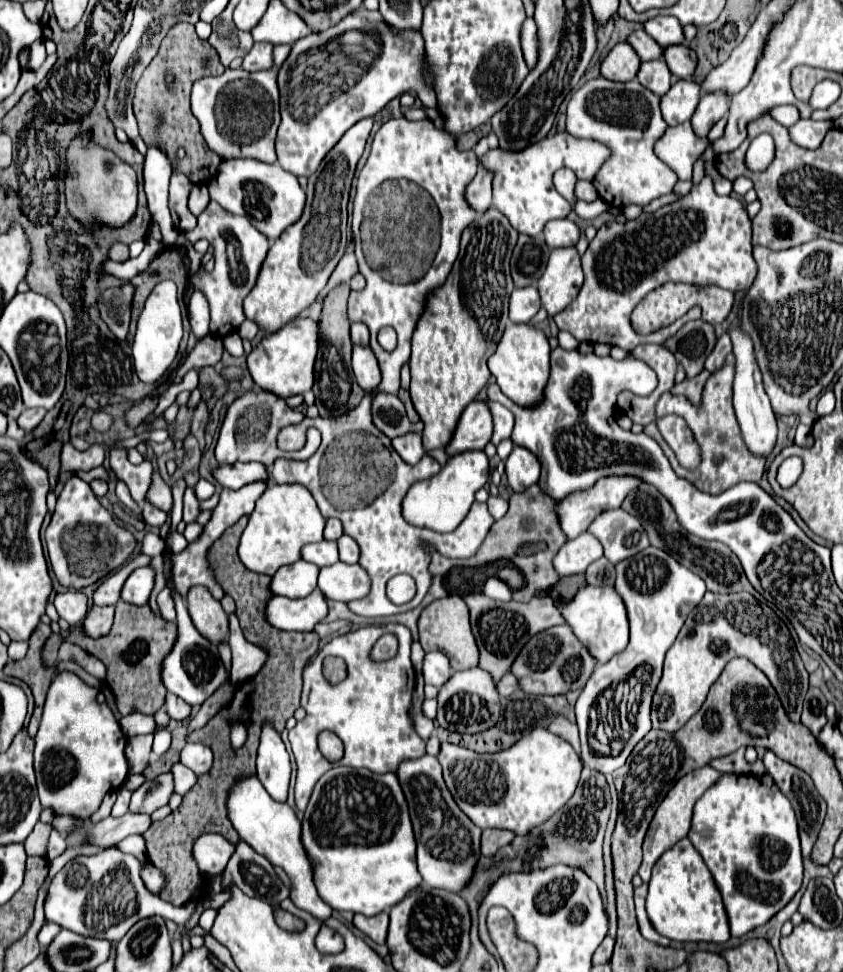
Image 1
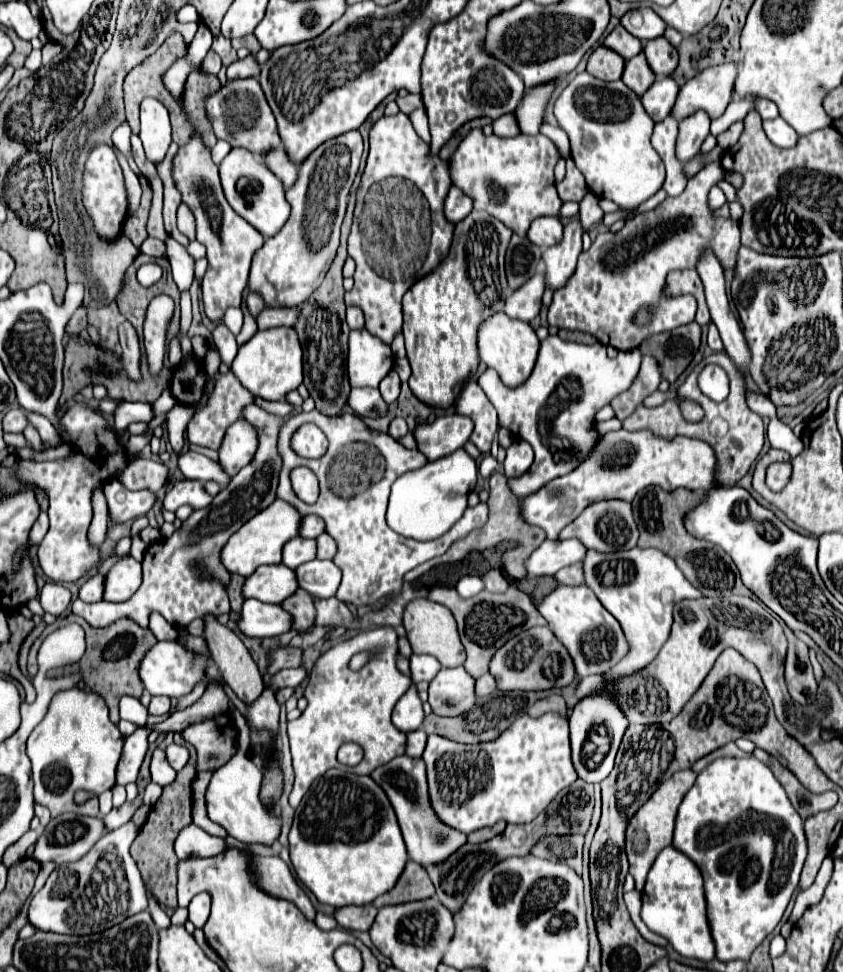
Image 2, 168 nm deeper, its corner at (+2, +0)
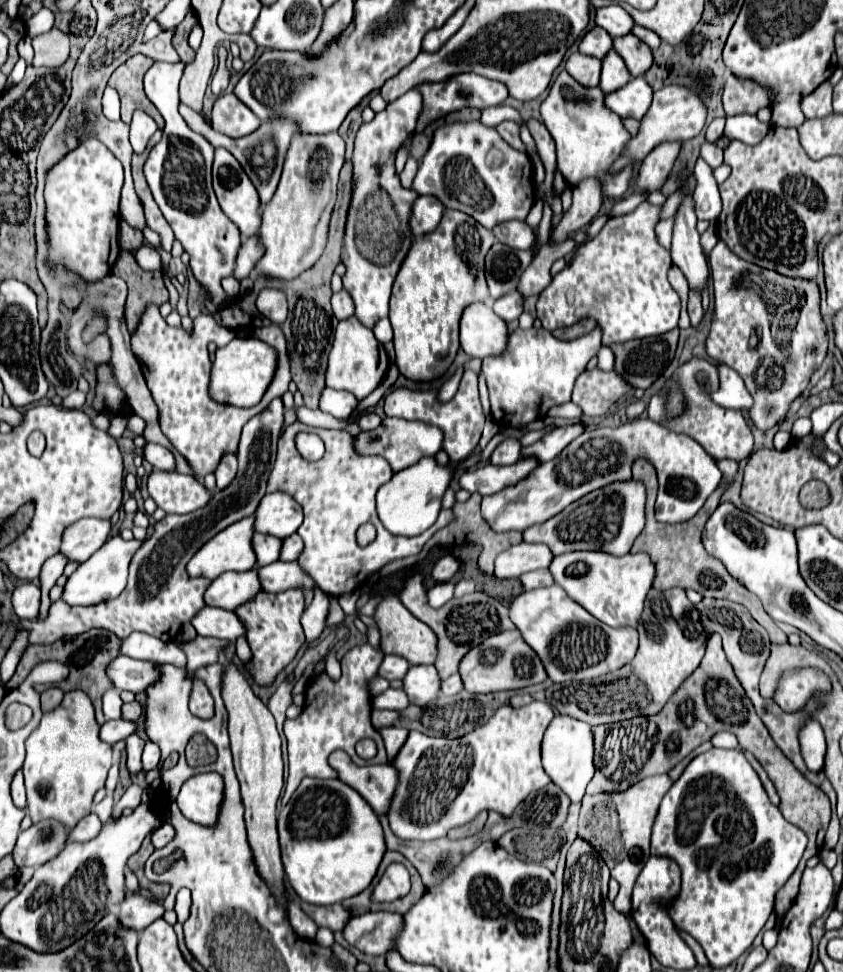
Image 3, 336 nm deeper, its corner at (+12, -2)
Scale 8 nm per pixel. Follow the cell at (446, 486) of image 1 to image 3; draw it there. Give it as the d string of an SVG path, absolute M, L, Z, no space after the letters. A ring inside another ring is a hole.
M424 457L416 465L394 473L394 477L388 483L384 483L376 495L376 507L382 525L394 535L404 535L404 537L420 535L436 521L440 511L440 499L448 489L450 479L452 479L452 469L436 465L434 457Z

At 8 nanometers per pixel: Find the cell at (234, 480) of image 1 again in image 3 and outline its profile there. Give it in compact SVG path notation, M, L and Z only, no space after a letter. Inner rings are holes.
M146 443L142 447L142 457L148 461L154 469L164 469L164 471L174 471L174 457L172 453L156 443Z

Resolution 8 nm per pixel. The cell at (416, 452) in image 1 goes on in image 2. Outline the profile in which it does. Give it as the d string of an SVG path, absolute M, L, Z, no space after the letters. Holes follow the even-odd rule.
M396 417L396 419L392 419L392 423L390 423L390 431L388 431L394 439L402 439L406 433L408 433L408 425L406 425L406 421L404 419L400 419L400 417Z

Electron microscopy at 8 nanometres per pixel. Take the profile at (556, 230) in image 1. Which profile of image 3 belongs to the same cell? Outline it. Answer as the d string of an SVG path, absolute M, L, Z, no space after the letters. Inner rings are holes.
M504 221L502 225L496 225L492 231L500 243L512 249L530 249L534 241L534 231L524 221Z

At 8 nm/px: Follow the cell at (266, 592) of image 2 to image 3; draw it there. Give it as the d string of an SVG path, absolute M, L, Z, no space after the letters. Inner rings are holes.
M254 569L244 573L222 573L216 577L204 593L204 601L208 607L220 607L226 611L236 609L238 605L250 601L260 591L258 573Z

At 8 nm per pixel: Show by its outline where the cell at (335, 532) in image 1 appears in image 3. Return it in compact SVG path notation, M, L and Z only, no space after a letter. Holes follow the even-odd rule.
M278 491L278 493L266 493L254 513L254 529L258 533L274 535L278 539L286 539L302 523L302 507L294 501L286 501L278 505L278 499L292 499L290 495Z

